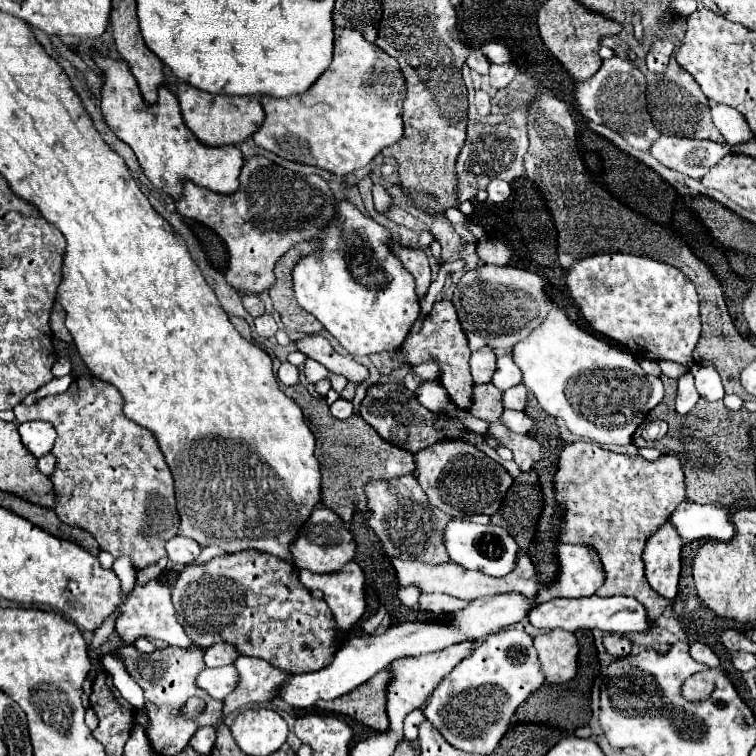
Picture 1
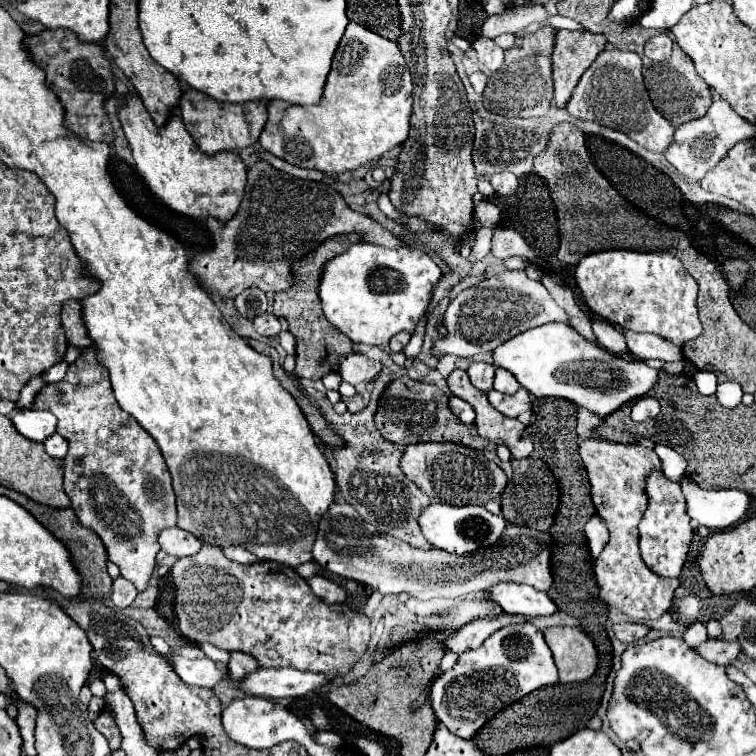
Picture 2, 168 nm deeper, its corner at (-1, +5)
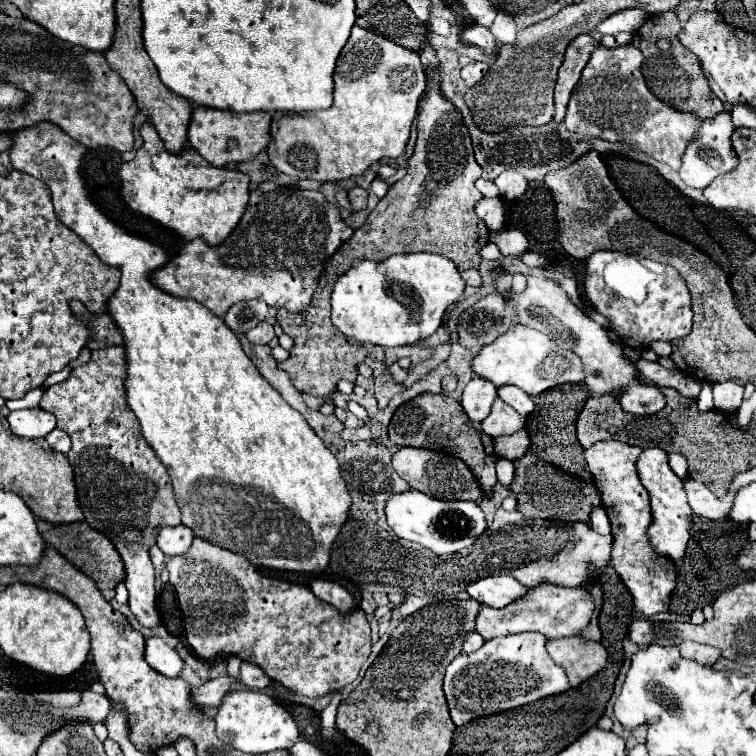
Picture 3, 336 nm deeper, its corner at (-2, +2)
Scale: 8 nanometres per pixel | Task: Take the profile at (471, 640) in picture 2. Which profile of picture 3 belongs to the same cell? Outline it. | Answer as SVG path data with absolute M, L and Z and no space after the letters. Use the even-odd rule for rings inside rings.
M540 585L528 591L528 601L514 601L504 609L482 607L476 617L476 631L486 641L520 631L538 631L548 639L568 637L568 635L578 635L588 625L592 611L594 611L594 603L584 587L564 589L556 585Z

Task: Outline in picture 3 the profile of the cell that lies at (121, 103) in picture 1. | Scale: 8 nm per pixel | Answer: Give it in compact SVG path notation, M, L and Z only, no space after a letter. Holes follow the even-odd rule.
M148 121L140 127L140 135L144 143L136 151L136 157L120 165L122 197L130 209L174 229L186 241L202 237L210 245L222 243L244 213L250 177L236 169L210 165L192 147L180 153L166 151L162 139Z

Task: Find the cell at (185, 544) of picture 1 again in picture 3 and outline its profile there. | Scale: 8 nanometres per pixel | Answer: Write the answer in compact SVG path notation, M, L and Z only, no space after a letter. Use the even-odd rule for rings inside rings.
M184 525L162 527L156 539L156 545L164 551L164 555L174 557L174 555L186 553L192 545L192 539L194 539L194 533Z

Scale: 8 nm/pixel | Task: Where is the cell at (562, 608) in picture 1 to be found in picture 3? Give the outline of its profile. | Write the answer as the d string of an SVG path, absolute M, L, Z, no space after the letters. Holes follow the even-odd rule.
M498 575L498 577L484 577L480 581L474 581L472 585L468 585L468 593L480 605L502 609L504 605L510 605L516 599L526 597L528 587L524 587L514 577Z

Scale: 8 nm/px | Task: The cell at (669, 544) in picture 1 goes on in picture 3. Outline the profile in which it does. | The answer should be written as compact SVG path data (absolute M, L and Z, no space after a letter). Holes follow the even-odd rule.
M646 449L638 459L638 475L642 485L648 489L652 507L652 525L648 527L648 543L654 553L670 559L682 561L686 555L686 545L692 529L692 509L686 501L684 483L676 477L668 465L668 455L662 449Z

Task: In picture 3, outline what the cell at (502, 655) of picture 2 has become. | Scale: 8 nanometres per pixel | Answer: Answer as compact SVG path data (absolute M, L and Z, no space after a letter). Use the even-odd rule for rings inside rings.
M518 633L490 639L478 651L470 655L458 655L446 667L444 675L444 695L456 727L464 727L476 717L528 705L568 689L568 677L564 669L560 669L548 655L546 637L540 633Z

